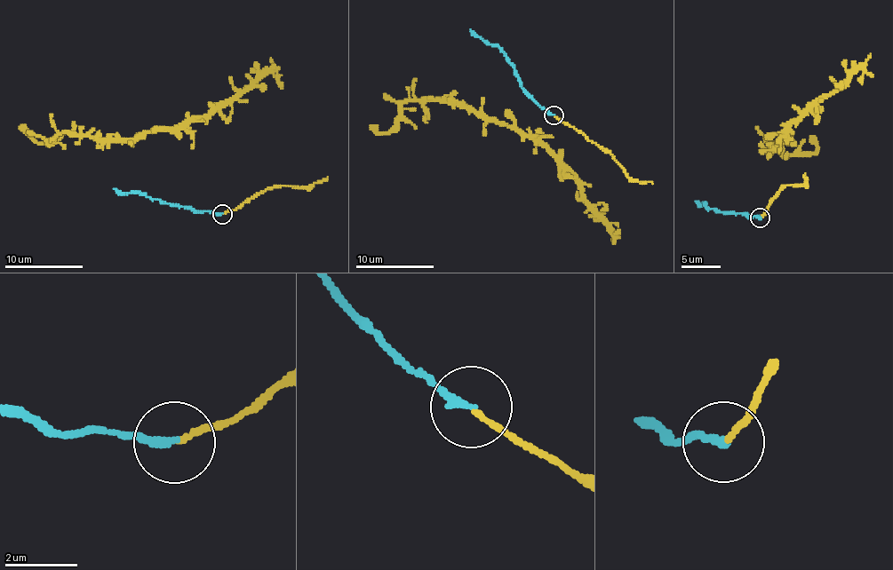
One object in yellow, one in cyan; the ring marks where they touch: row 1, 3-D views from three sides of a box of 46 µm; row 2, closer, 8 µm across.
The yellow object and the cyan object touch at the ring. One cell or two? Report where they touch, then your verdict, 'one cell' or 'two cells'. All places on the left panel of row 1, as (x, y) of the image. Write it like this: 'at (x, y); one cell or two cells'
at (222, 214); one cell

